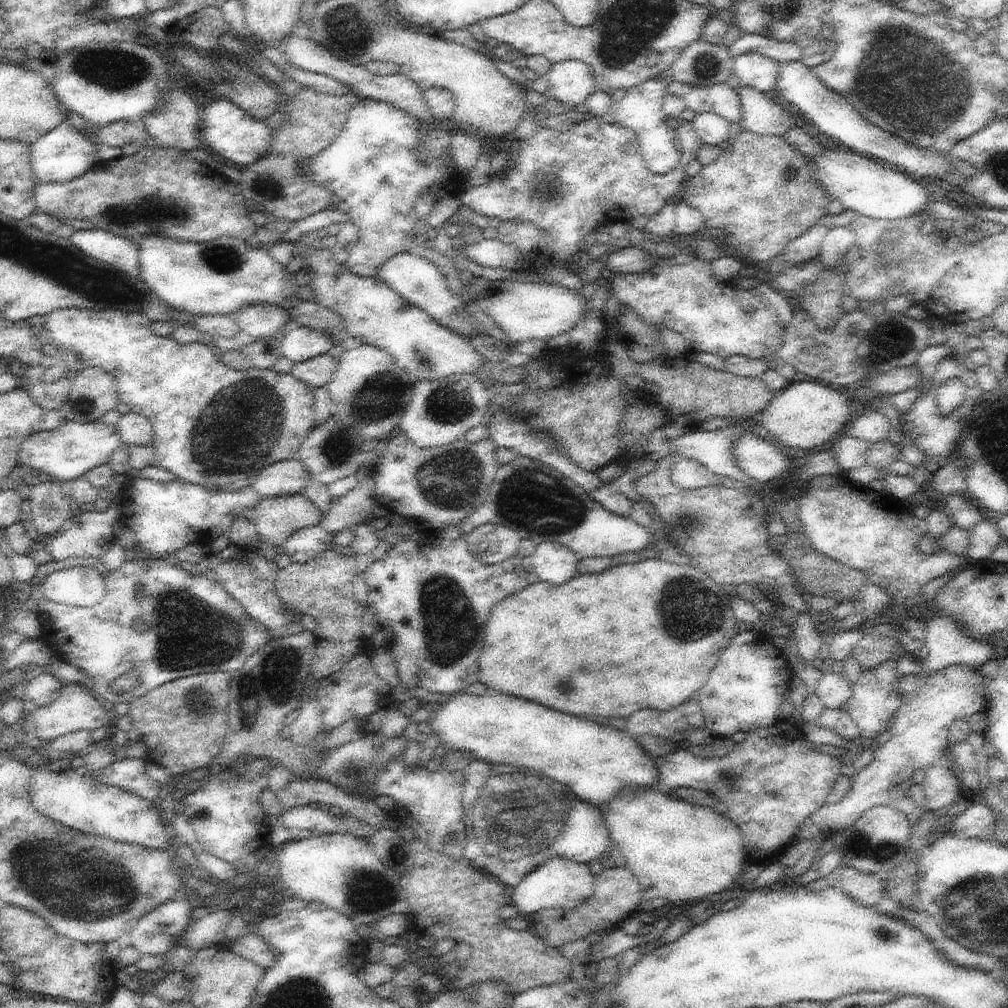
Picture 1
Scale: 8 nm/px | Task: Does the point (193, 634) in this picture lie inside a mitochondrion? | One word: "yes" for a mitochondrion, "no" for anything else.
yes

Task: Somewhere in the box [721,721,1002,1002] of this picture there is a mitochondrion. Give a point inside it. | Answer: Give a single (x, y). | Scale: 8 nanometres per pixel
(966, 911)

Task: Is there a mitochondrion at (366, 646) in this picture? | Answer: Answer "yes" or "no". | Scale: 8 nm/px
no

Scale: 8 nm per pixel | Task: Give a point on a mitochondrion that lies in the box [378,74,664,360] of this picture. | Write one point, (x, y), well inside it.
(548, 190)

